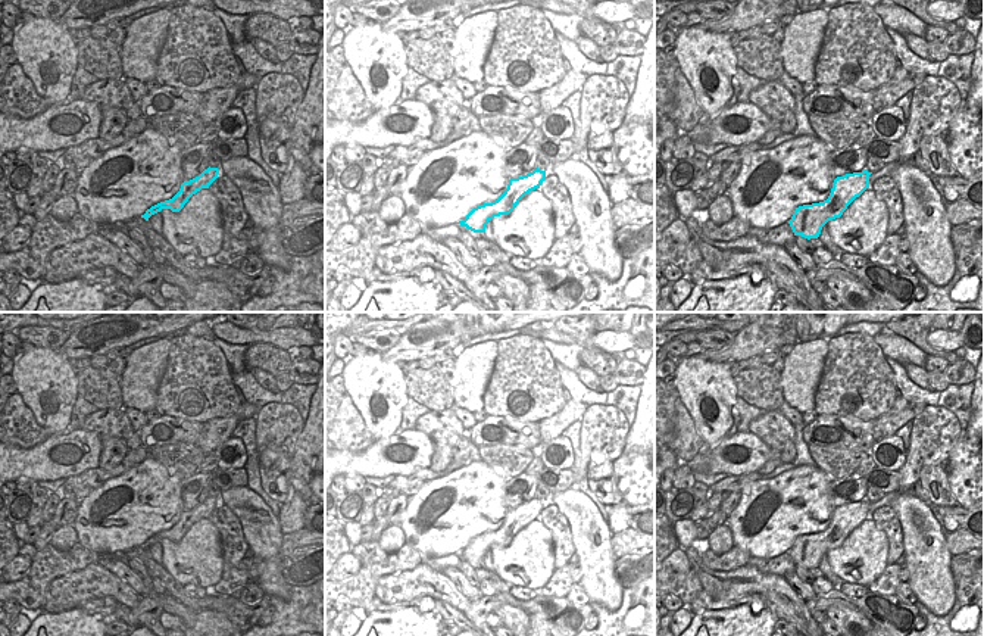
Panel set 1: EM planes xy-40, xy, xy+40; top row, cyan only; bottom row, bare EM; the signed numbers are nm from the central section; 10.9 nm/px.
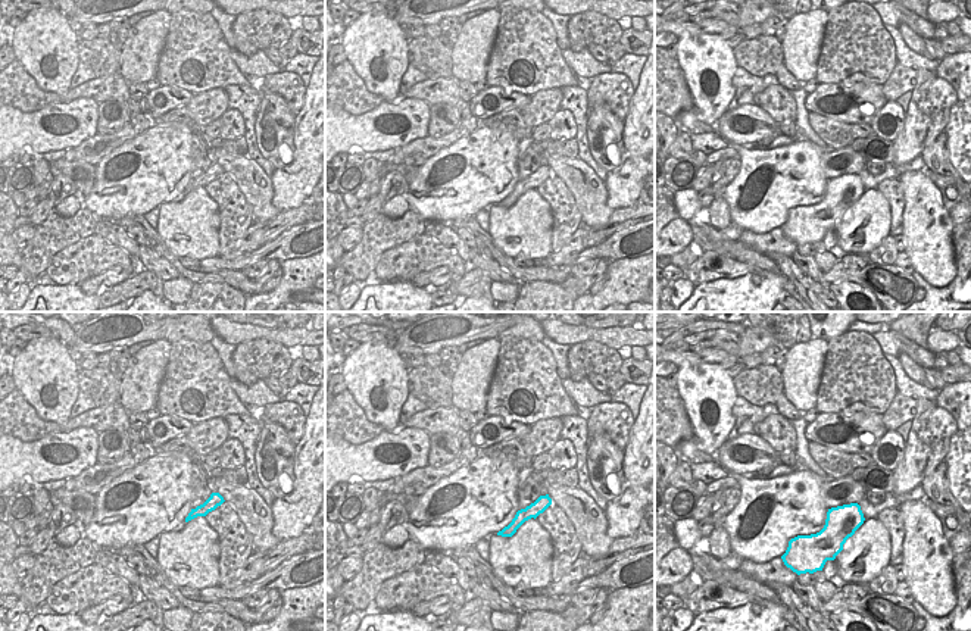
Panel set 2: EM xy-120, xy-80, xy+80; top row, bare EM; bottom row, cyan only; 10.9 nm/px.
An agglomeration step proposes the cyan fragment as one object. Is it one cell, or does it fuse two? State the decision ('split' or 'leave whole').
leave whole

